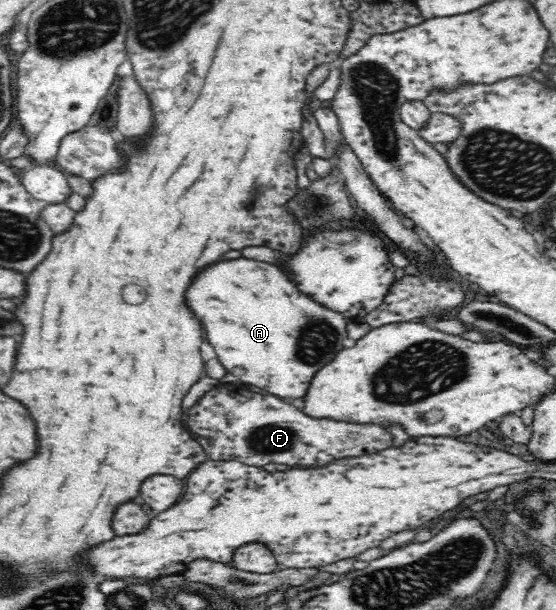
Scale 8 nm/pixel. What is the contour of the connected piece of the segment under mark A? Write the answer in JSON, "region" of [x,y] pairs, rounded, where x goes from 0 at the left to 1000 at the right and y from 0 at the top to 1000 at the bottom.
{"region":[[[439,420],[392,428],[356,448],[333,485],[342,510],[371,538],[374,559],[406,608],[414,611],[421,602],[439,605],[437,616],[426,621],[439,636],[468,634],[500,651],[543,654],[572,605],[590,598],[601,582],[619,572],[615,559],[622,556],[622,526],[615,516],[597,513],[558,487],[547,487],[496,434],[453,428]]]}

